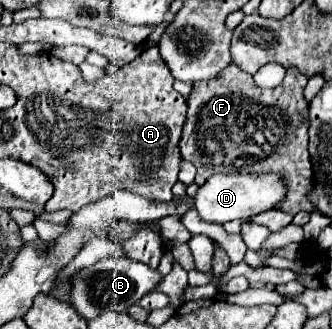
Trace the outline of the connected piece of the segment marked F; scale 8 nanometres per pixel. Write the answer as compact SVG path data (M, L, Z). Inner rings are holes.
M235 63L229 65L219 77L211 81L195 81L193 93L187 99L189 111L187 121L181 137L181 157L191 161L197 167L195 183L203 185L205 179L209 179L215 173L275 173L281 175L285 183L285 199L277 209L295 215L299 211L313 211L313 203L309 199L309 193L315 189L313 179L313 165L307 151L309 145L309 103L303 95L303 89L307 85L307 77L303 73L297 73L297 69L287 69L287 75L283 79L283 85L275 89L261 89L255 85L253 77L249 73L243 73Z

